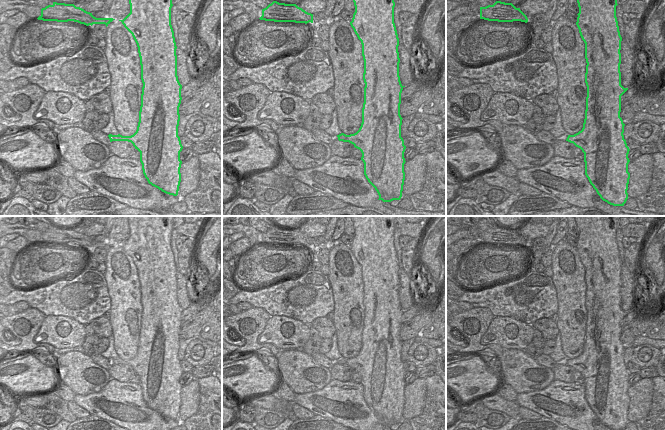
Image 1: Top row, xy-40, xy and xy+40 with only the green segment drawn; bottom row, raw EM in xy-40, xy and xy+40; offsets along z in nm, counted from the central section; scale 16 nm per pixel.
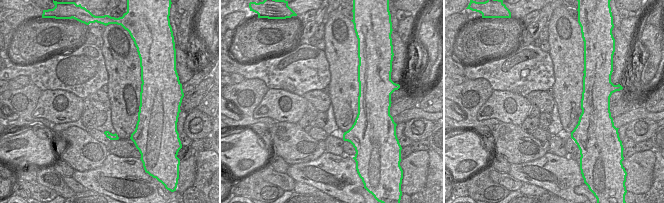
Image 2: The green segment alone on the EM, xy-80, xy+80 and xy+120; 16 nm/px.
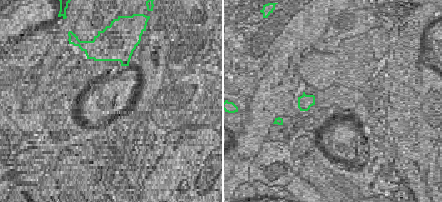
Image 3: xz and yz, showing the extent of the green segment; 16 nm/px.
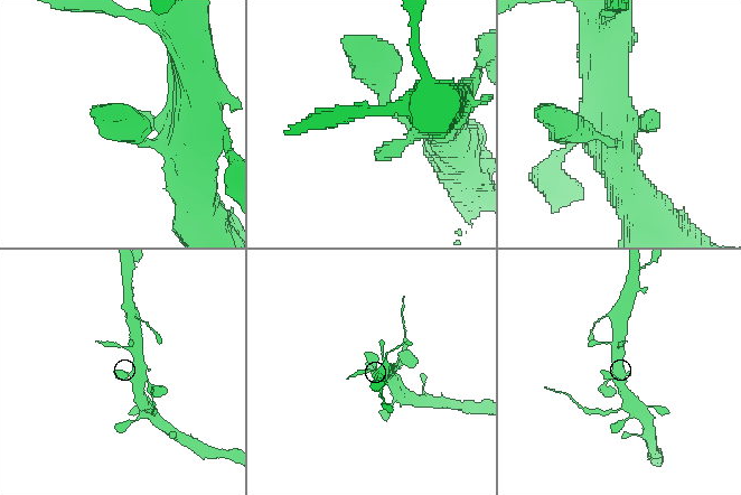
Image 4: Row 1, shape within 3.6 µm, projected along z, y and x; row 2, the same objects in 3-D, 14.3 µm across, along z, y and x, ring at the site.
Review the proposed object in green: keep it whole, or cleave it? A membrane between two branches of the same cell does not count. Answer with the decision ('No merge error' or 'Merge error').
No merge error.

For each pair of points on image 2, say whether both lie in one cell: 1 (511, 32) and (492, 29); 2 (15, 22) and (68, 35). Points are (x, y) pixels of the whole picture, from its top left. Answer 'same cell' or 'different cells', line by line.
1: same cell
2: different cells

